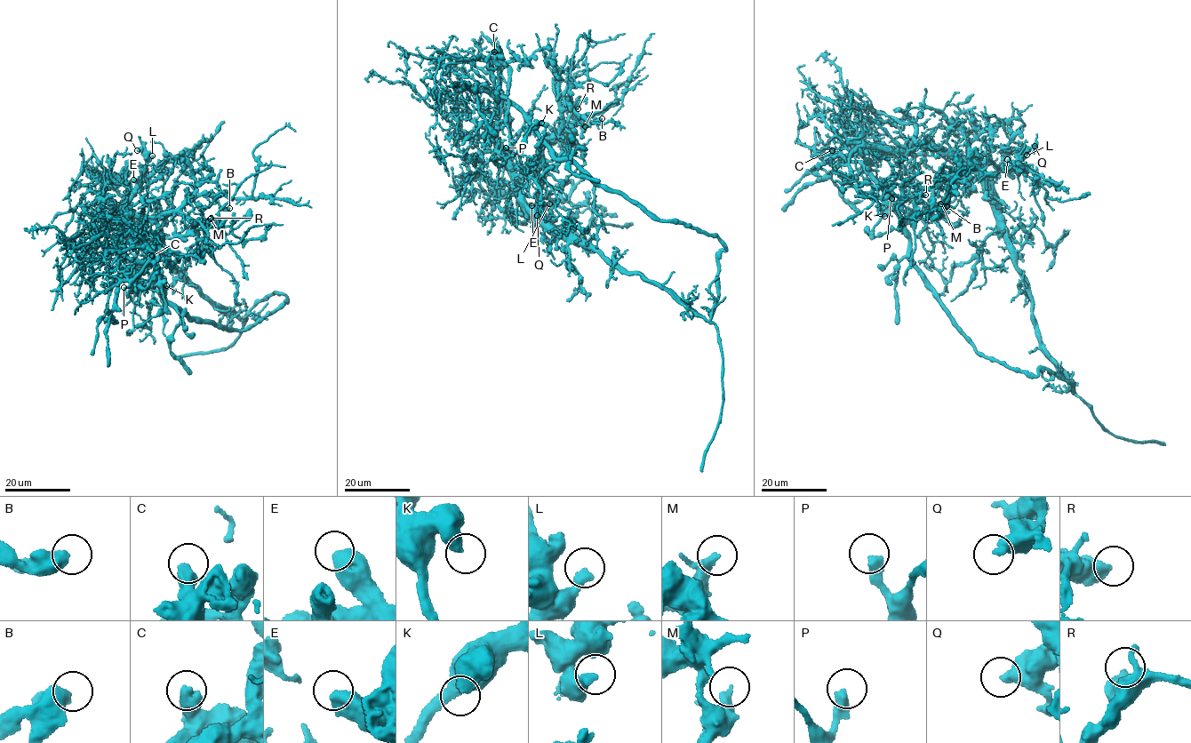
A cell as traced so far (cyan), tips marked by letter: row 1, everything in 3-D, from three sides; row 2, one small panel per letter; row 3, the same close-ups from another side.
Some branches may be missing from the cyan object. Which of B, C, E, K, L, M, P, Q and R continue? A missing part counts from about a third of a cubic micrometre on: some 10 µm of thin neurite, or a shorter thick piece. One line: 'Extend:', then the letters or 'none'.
Extend: none

